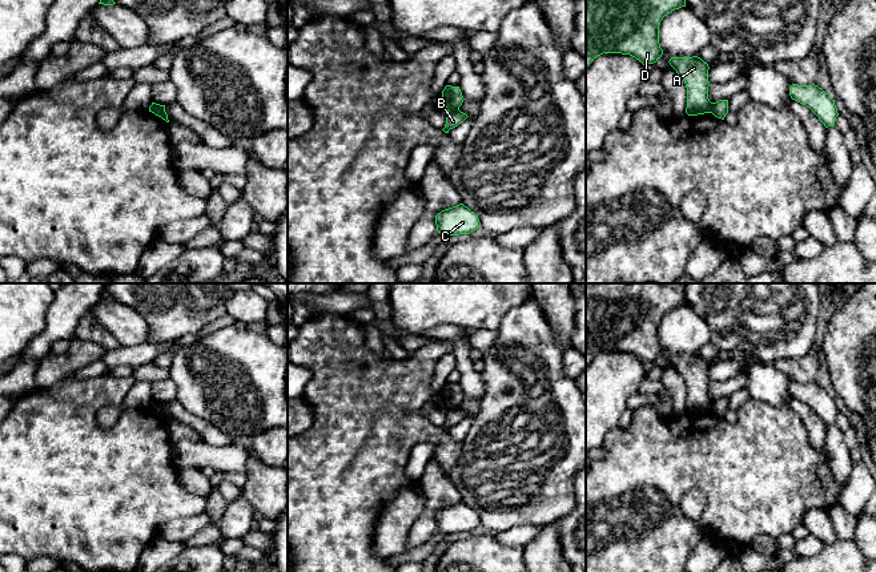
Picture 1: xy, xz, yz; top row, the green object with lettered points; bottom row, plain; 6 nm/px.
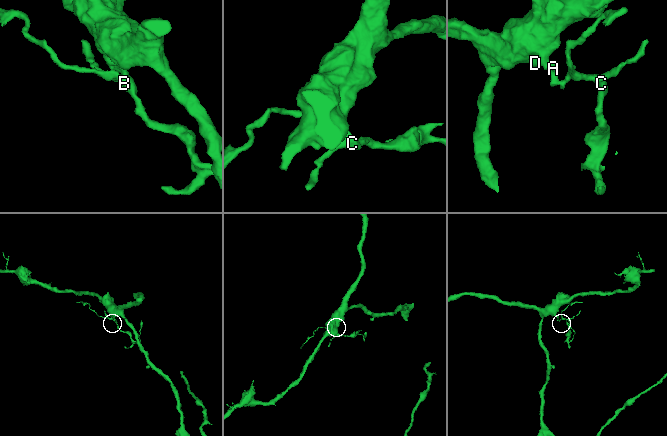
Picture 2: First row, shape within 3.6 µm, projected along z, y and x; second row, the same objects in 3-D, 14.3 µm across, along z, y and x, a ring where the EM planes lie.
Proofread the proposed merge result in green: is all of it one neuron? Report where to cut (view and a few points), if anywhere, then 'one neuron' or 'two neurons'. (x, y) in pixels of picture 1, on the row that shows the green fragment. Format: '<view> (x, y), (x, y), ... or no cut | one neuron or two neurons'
xz (449, 109), (458, 111) | two neurons

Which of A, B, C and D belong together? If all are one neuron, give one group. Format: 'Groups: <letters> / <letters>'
Groups: A D / B C

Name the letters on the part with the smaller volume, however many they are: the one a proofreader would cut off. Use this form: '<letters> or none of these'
B, C

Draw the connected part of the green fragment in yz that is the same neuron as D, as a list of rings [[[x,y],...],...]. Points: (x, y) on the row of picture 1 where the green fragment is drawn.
[[[586,0],[586,68],[603,53],[630,55],[643,65],[656,63],[663,55],[660,21],[682,7],[686,0]]]

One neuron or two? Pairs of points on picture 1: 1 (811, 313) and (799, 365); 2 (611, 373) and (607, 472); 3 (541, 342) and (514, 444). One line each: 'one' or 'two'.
1: two
2: two
3: one

